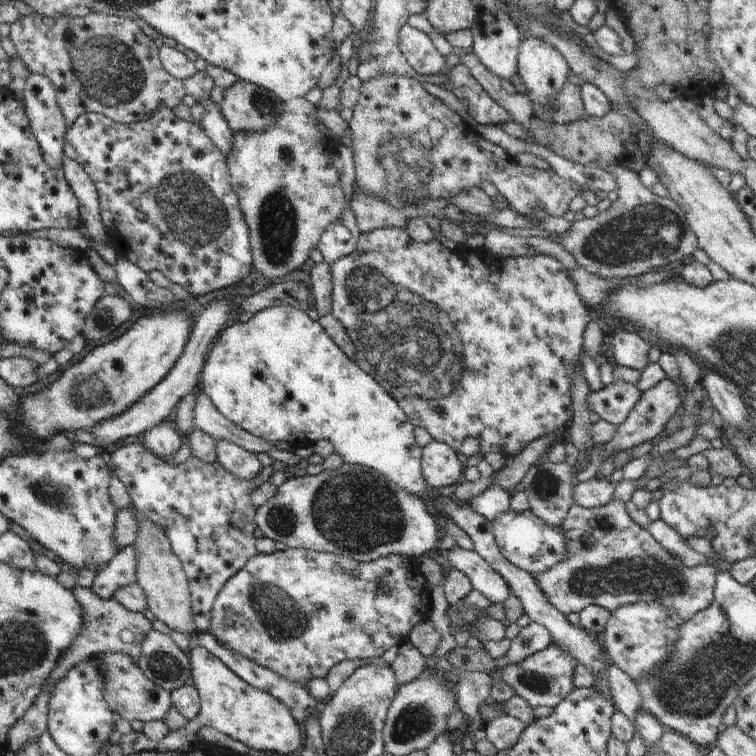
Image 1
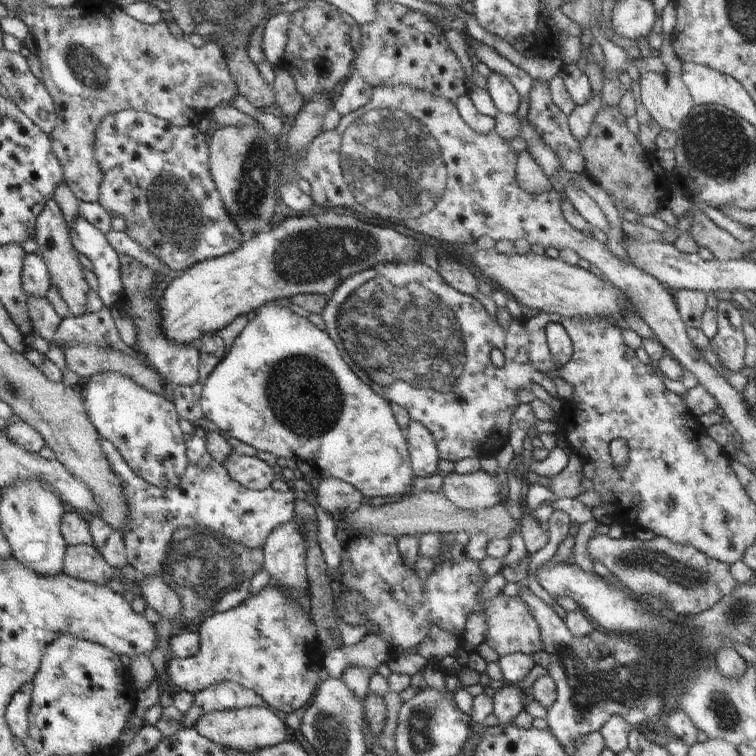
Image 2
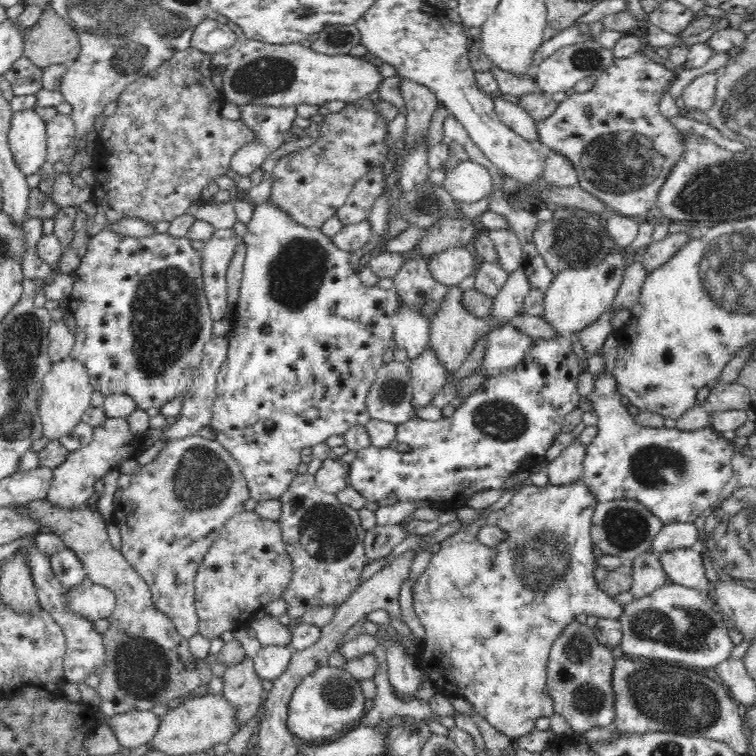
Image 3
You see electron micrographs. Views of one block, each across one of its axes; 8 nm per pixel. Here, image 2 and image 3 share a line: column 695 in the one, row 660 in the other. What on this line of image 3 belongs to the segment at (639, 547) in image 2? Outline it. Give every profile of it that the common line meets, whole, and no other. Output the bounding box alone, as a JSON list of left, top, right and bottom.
[546,621,616,735]

